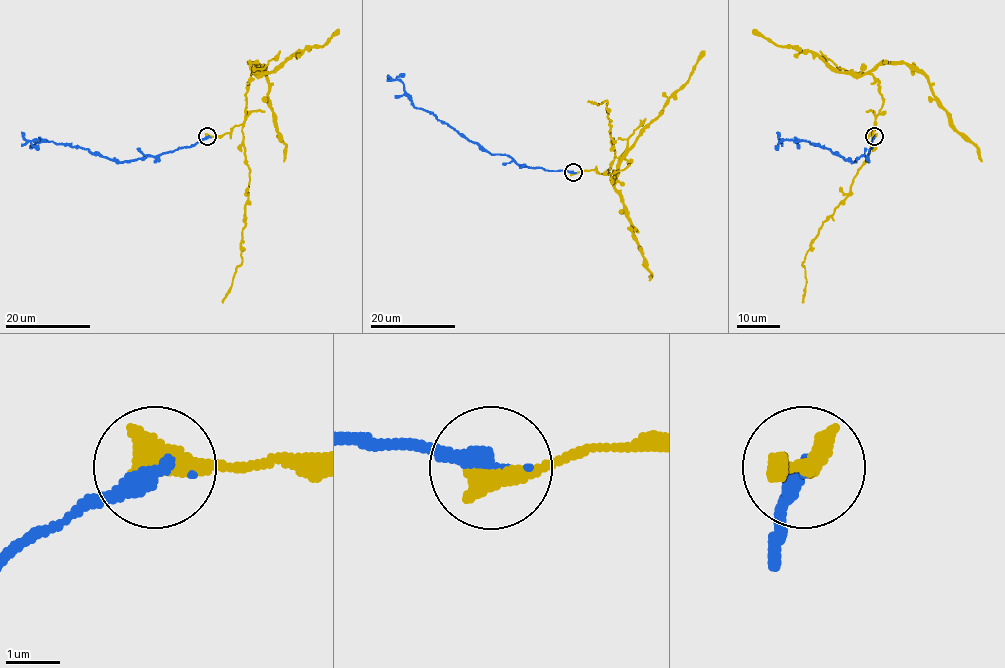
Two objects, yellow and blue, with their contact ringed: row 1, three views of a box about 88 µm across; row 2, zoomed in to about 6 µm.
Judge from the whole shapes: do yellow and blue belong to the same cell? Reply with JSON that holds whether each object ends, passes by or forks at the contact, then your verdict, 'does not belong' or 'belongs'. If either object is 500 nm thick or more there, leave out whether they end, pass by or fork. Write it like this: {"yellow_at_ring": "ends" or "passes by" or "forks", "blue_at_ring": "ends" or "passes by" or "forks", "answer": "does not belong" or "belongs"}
{"yellow_at_ring": "ends", "blue_at_ring": "ends", "answer": "does not belong"}

